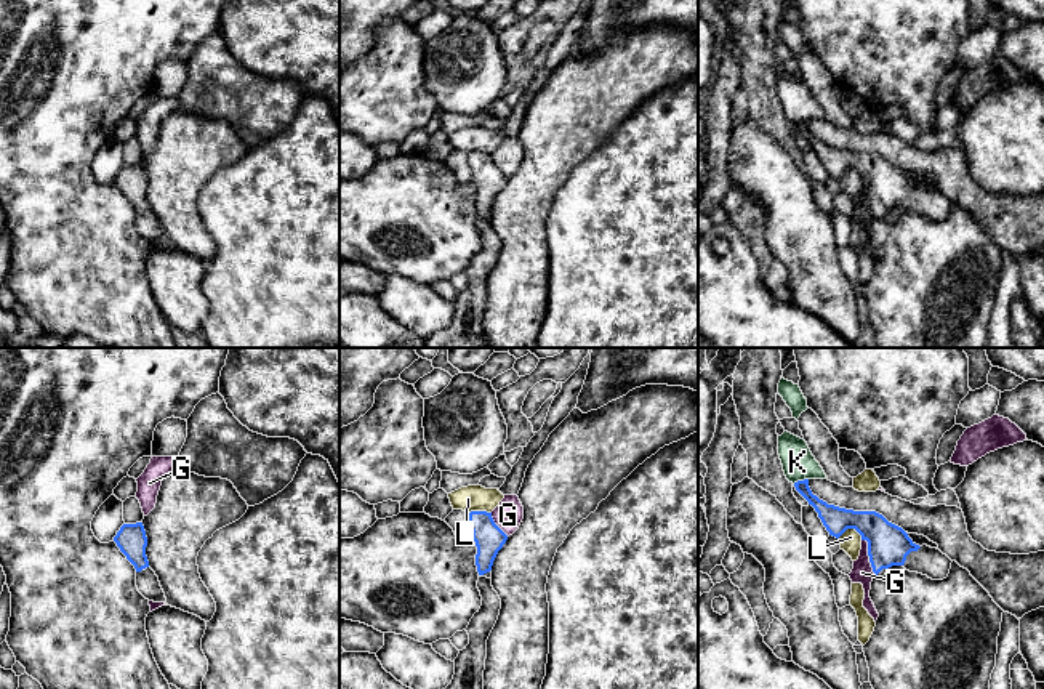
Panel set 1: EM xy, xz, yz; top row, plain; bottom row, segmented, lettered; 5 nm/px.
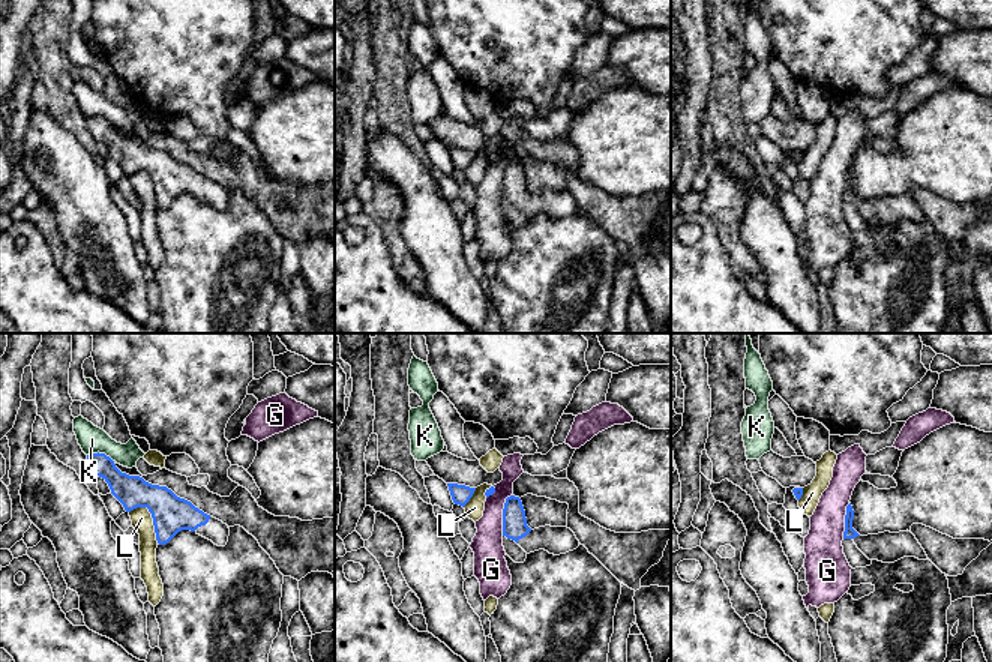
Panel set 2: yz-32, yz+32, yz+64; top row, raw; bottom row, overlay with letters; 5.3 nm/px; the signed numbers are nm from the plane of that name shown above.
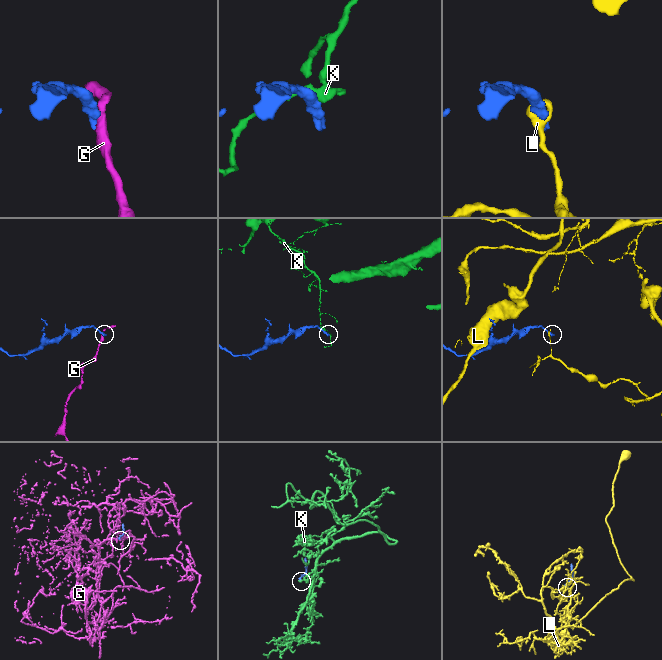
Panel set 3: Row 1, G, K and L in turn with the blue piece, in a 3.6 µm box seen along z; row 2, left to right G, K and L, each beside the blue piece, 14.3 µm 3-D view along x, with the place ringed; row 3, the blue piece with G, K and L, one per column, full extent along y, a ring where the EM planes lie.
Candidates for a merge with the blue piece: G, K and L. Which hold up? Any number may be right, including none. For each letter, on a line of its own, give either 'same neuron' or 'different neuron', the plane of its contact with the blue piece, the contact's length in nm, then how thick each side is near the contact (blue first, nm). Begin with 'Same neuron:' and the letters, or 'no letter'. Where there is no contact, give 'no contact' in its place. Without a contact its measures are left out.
Same neuron: no letter
G: different neuron | yz | 200 nm | 200/110 nm
K: different neuron | yz | 80 nm | 120/160 nm
L: different neuron | yz | 130 nm | 200/110 nm

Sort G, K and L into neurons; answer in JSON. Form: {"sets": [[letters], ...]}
{"sets": [["G"], ["K"], ["L"]]}

